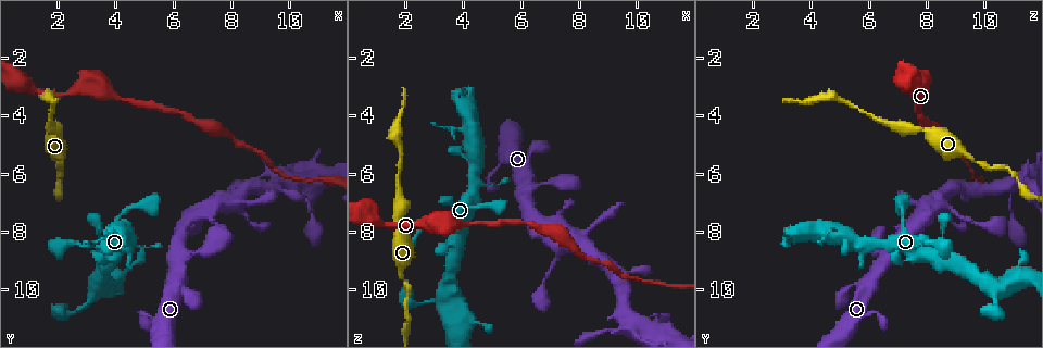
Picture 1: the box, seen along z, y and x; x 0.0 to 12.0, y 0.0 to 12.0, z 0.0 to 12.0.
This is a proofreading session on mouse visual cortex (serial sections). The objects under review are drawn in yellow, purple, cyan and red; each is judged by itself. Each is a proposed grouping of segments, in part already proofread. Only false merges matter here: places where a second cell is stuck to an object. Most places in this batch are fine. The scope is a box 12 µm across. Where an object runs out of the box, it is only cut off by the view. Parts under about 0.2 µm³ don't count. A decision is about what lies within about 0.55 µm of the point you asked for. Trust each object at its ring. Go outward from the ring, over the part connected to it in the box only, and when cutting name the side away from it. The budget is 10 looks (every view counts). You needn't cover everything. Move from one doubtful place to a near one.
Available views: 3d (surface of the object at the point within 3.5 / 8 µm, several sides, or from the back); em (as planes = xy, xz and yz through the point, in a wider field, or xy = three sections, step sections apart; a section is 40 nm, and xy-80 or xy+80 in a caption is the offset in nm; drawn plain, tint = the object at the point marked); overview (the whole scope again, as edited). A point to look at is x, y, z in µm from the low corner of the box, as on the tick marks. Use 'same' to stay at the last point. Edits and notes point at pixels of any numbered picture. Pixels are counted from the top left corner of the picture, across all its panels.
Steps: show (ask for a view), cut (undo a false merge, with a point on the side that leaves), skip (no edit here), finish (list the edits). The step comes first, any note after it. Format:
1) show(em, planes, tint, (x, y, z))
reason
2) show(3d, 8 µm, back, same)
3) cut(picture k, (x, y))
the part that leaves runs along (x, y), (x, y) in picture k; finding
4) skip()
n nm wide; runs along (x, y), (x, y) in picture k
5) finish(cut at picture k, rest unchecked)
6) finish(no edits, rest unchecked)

show(3d, 3.5 µm, (6.1, 9.1, 6.5))
three-way junction

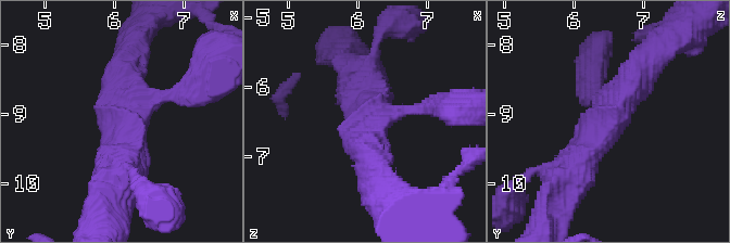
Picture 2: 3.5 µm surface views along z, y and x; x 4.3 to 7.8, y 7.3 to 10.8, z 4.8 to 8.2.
show(em, xy, step 5, tint, (6.15, 9.15, 6.45))
3 arms; arms of 150, 500, 600 nm

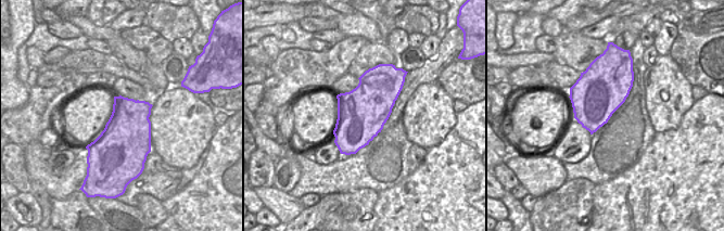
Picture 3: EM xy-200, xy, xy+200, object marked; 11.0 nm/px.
skip()
runs along (564, 184), (646, 61) in picture 2; all the same cell

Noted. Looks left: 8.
show(3d, 3.5 µm, (4.1, 9.6, 11.1))
sharp bend

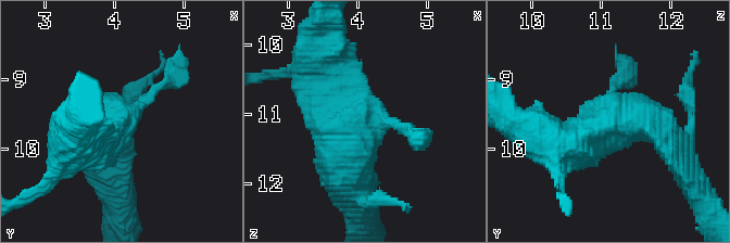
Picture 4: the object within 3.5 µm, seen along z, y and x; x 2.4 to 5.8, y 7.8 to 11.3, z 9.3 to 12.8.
show(em, xy, step 3, tint, (4.05, 9.60, 11.10))

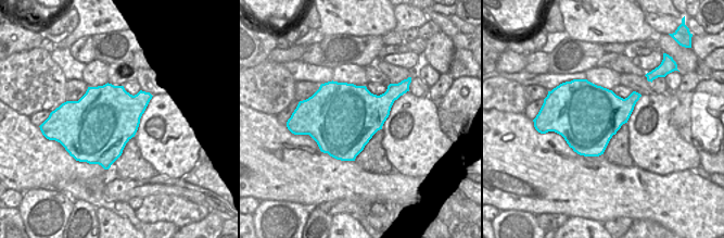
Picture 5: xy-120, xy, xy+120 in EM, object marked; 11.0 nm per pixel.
skip()
runs along (318, 71), (362, 122), (341, 182) in picture 4; one cell here

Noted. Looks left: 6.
show(3d, 3.5 µm, (1.8, 5.5, 9.6))
calibre changes

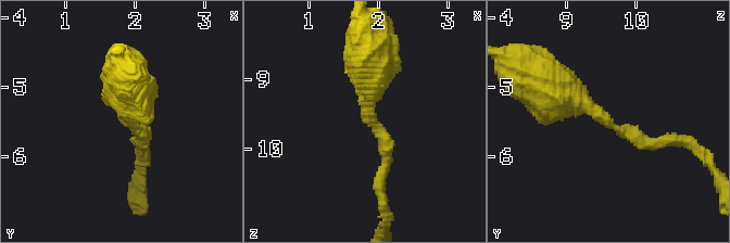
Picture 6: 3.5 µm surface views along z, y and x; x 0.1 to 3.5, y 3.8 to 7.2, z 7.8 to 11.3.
show(em, xy, step 5, tint, (1.90, 5.45, 9.55))
arms of 150, 600 nm

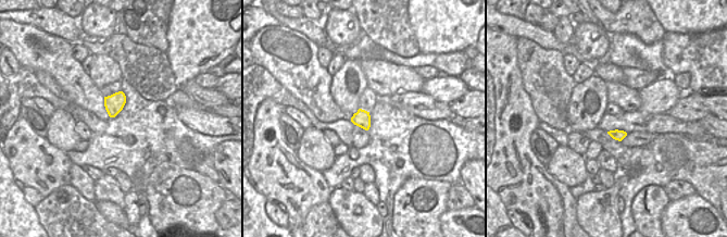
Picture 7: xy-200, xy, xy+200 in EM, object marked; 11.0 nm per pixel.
show(em, xy, step 2, tint, same)

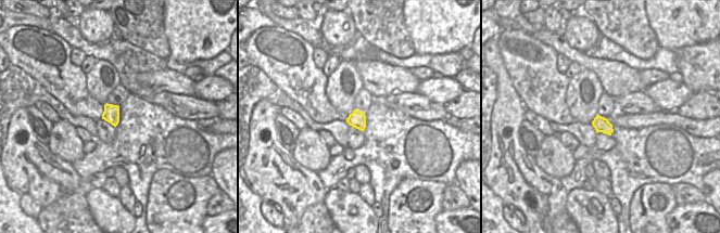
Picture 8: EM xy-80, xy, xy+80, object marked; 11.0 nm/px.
skip()
runs along (545, 84), (629, 135), (668, 141) in picture 6; continuous, no second cell

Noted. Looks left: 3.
show(3d, 3.5 µm, (3.0, 2.9, 7.7))
sudden change in width

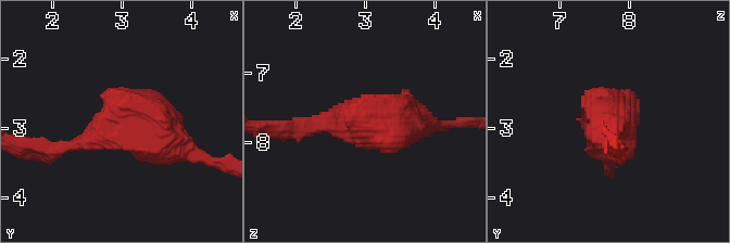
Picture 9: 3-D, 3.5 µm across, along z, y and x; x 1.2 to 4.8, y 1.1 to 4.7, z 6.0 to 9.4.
show(em, xy, step 3, tint, (3.00, 2.85, 7.70))
need the tissue

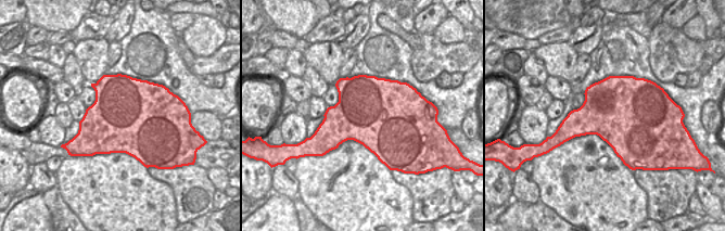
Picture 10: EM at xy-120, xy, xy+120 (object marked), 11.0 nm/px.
skip()
800 nm wide; runs along (301, 127), (331, 118), (428, 124) in picture 9; one cell here

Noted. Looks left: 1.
finish(no edits, rest unchecked)

